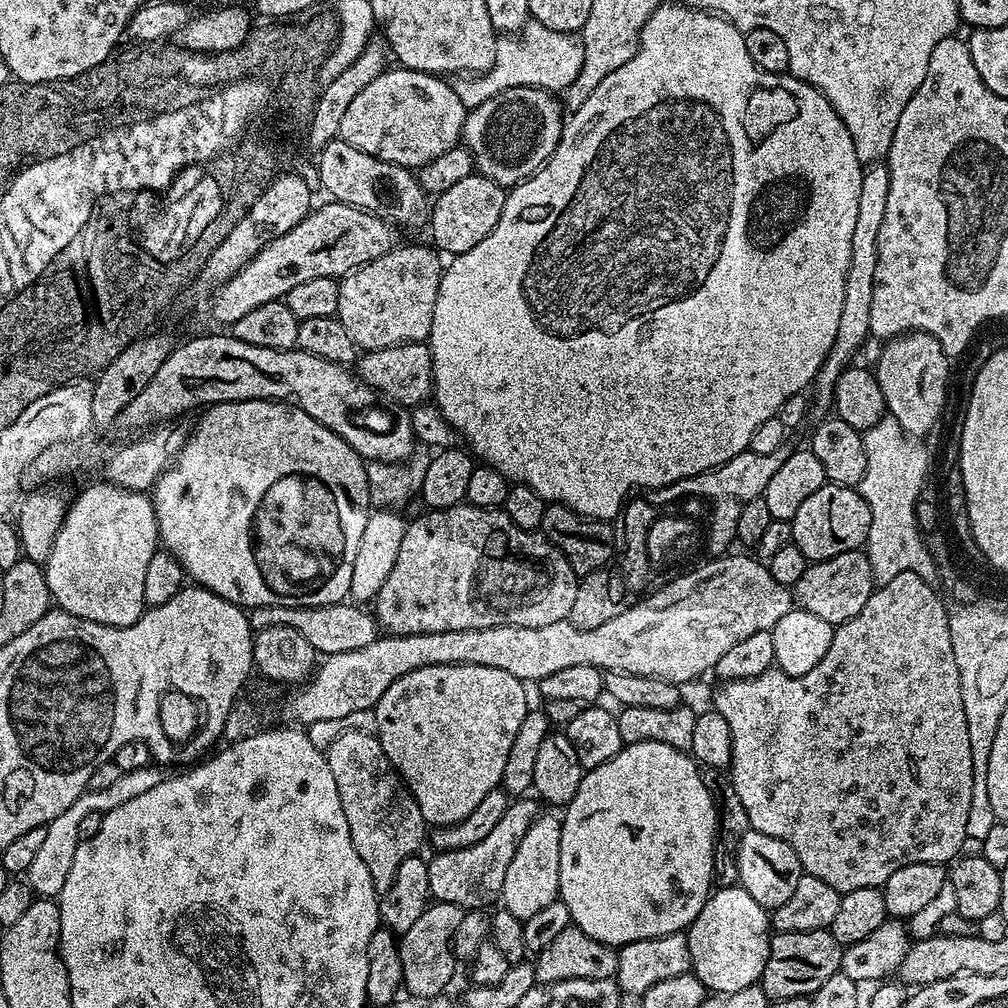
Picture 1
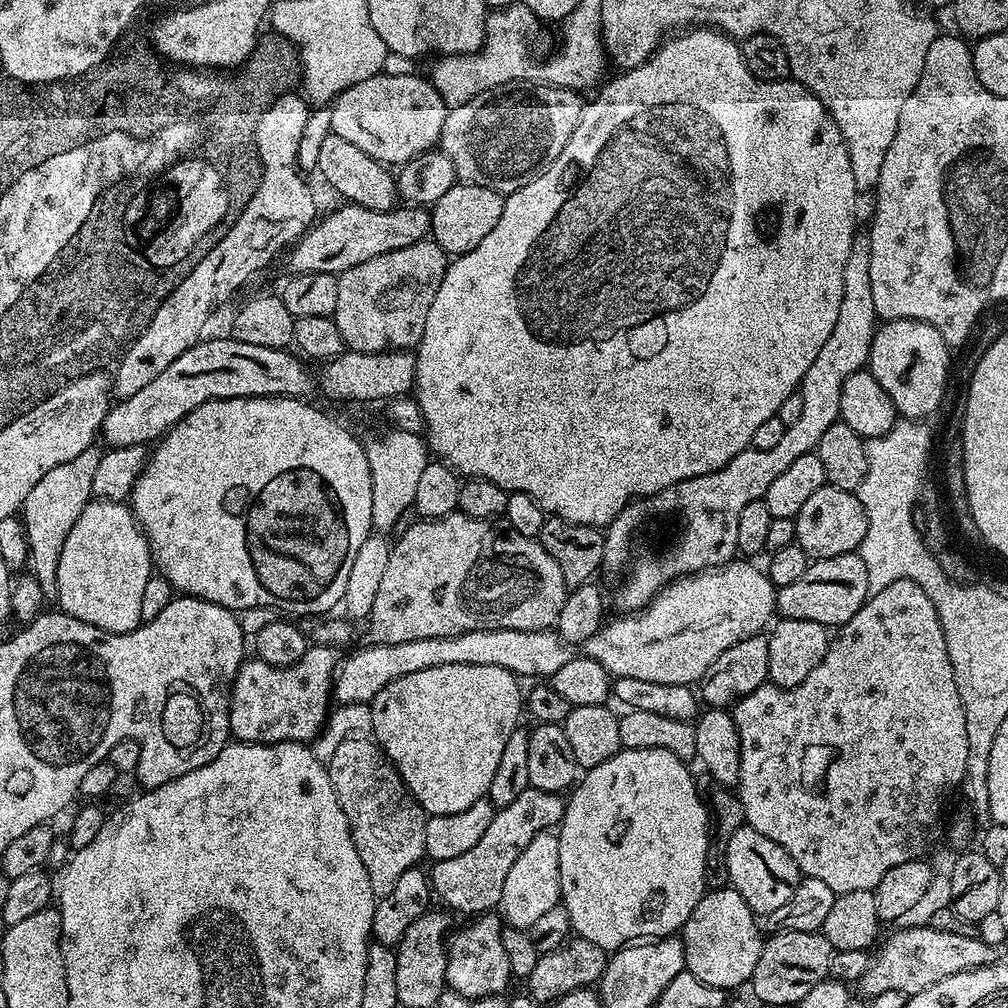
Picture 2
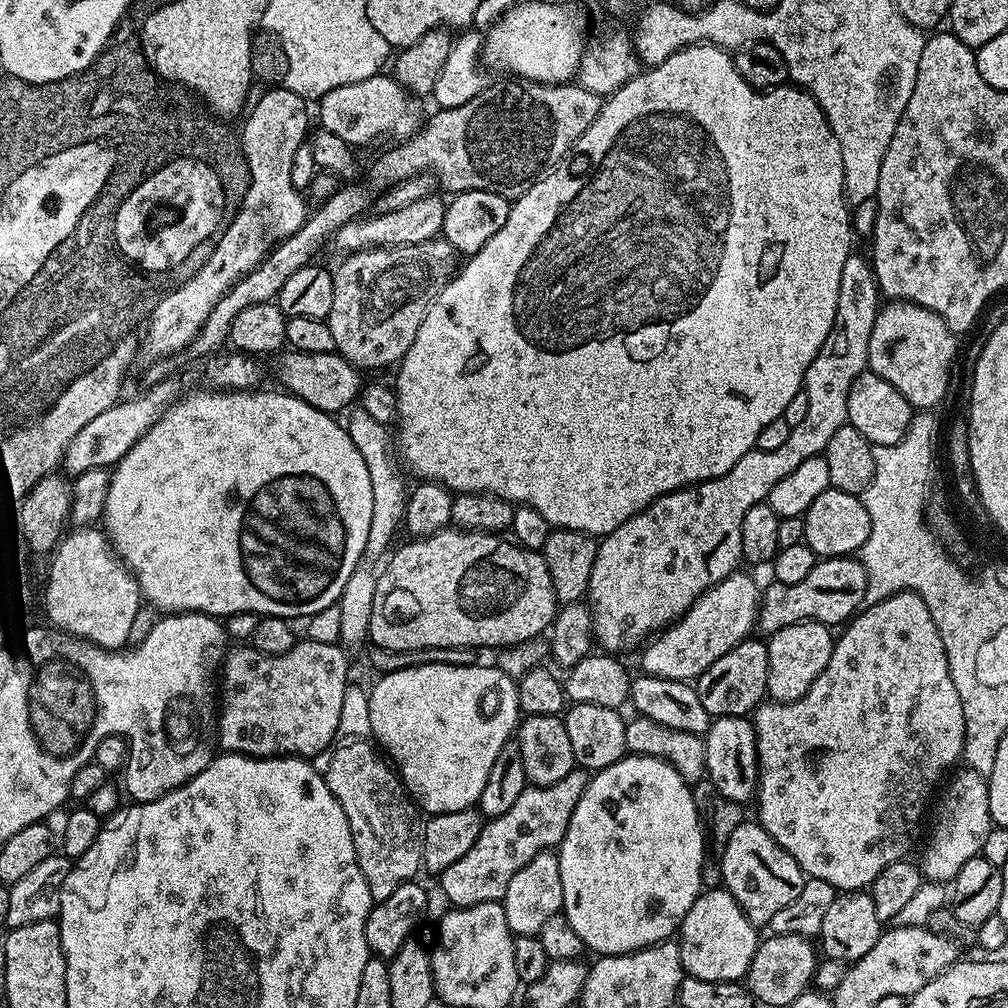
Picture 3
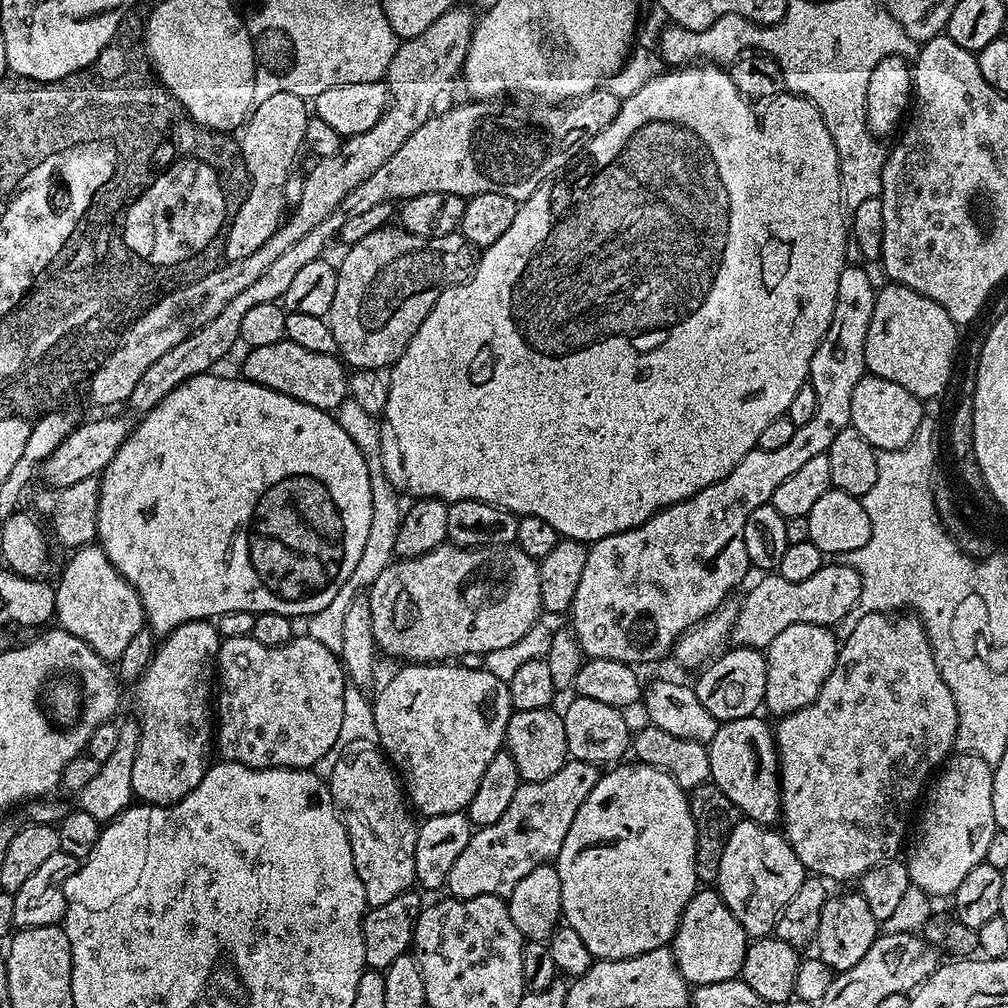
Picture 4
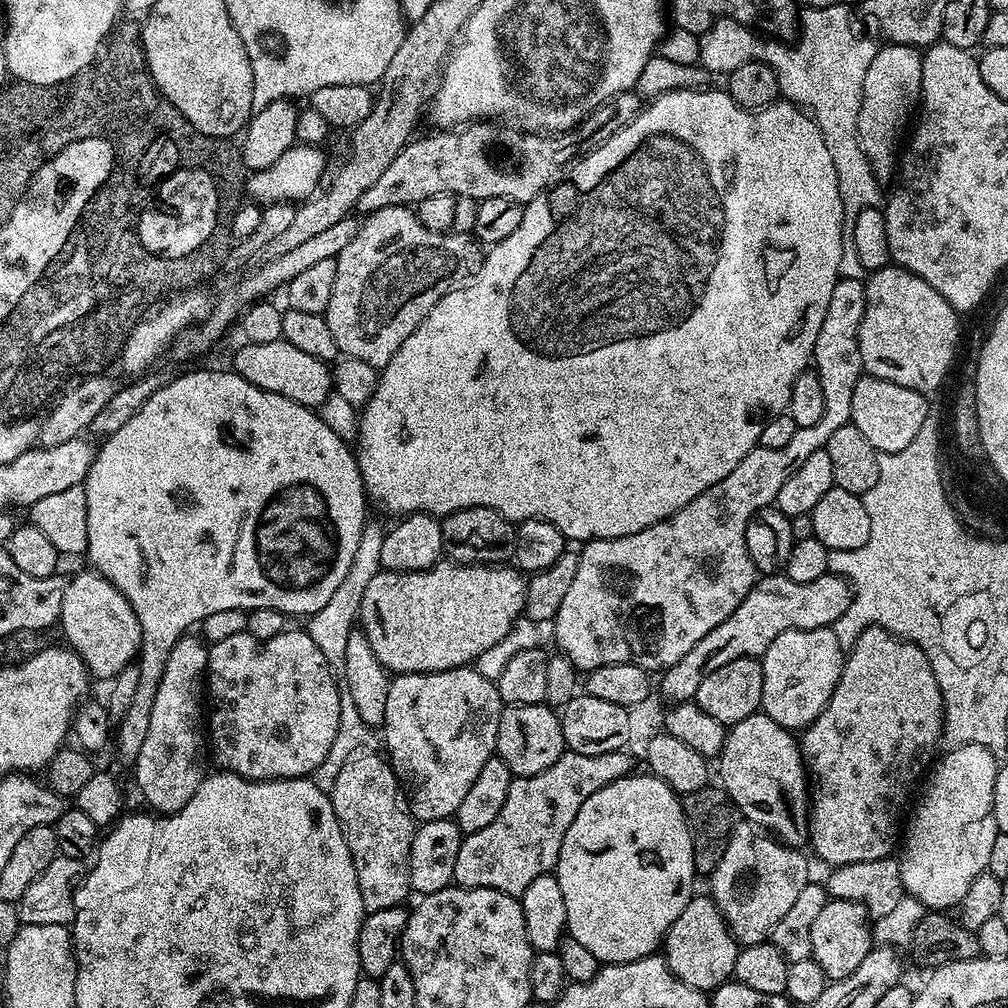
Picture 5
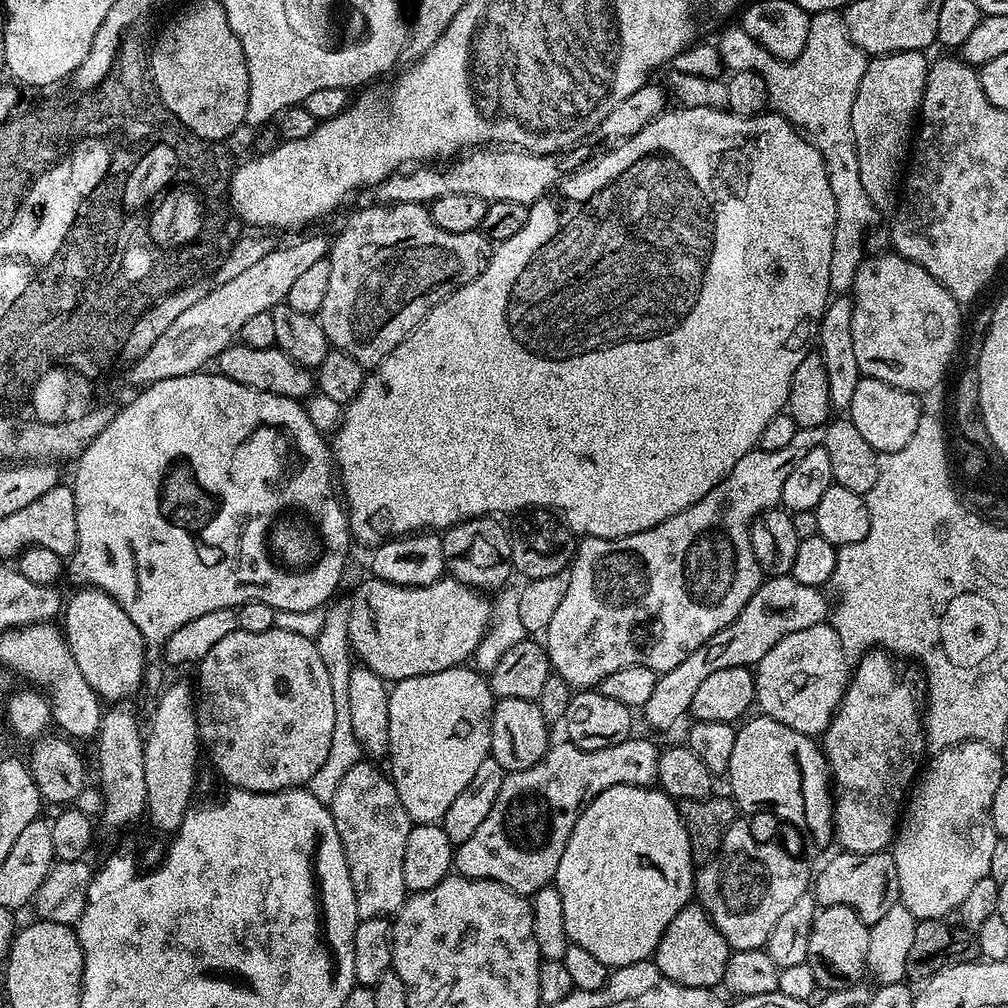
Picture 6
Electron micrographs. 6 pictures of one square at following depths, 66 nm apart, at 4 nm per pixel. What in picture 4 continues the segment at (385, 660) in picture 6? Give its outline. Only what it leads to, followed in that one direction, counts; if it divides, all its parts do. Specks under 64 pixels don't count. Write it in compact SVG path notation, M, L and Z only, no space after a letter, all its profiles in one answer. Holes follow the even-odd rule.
M442 543L425 556L409 556L393 559L382 574L378 574L376 581L366 592L370 602L370 618L374 621L374 638L376 647L381 653L393 656L396 660L404 660L408 664L439 664L441 662L456 662L460 656L483 657L485 653L513 646L523 635L538 624L542 616L540 607L540 565L530 559L521 548L515 546L497 546L495 548L460 548L456 544Z

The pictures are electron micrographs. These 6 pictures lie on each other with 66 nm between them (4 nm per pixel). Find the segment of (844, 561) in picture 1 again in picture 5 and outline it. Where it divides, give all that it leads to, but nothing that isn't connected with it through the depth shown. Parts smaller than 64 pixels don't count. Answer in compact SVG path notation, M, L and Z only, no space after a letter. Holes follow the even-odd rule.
M768 574L757 579L756 584L742 598L738 610L726 618L690 654L678 658L674 666L663 669L664 676L658 680L658 692L671 702L688 702L695 697L698 686L702 686L702 678L718 666L726 666L726 662L734 662L734 658L743 656L763 657L764 651L778 638L778 634L786 634L786 630L814 630L835 625L852 601L852 585L843 576L829 574L822 578L814 578L814 582L794 582L783 574Z

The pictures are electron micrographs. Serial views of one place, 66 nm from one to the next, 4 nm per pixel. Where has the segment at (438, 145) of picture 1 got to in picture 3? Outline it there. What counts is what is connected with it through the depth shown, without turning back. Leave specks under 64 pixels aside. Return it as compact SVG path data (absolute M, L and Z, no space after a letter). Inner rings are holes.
M377 74L362 82L350 82L319 97L319 127L330 130L330 134L338 134L342 142L353 146L372 144L379 136L397 136L396 140L403 142L416 135L422 127L421 101L391 75L386 75Z

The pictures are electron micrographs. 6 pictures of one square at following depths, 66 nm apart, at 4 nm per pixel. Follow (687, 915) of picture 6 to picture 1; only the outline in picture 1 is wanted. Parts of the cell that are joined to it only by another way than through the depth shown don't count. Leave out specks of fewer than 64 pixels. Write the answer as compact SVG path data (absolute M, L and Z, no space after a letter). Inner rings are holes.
M716 888L702 906L698 918L694 918L686 930L686 935L692 959L690 970L709 993L727 994L759 984L768 957L770 912L758 906L744 888Z

